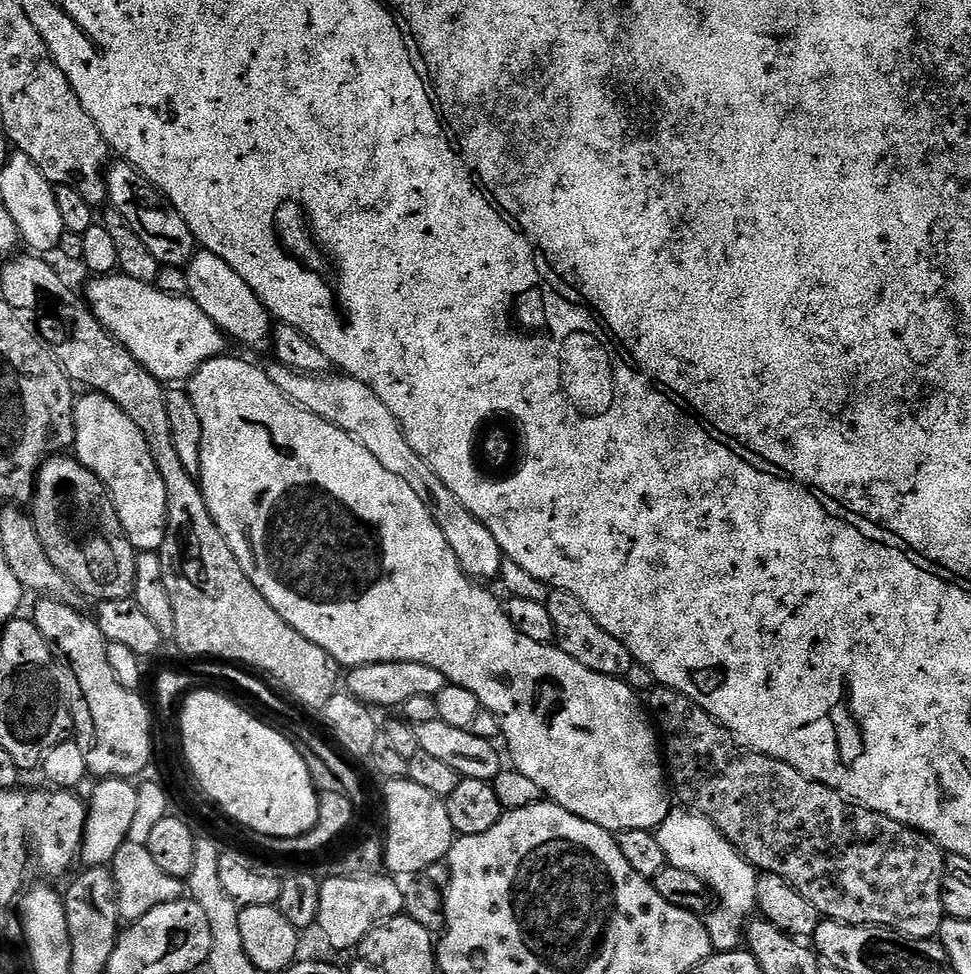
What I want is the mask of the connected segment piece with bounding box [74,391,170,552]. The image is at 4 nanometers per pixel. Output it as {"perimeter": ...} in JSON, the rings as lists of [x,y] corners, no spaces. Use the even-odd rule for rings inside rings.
{"perimeter":[[[89,391],[84,395],[88,396],[81,395],[76,401],[74,455],[80,464],[89,468],[108,489],[108,494],[118,510],[118,518],[133,548],[137,552],[159,552],[170,513],[166,502],[166,482],[162,482],[162,474],[158,474],[158,466],[154,466],[154,458],[150,458],[150,446],[142,430],[134,426],[134,418],[126,415],[113,400],[106,398],[100,392]]]}

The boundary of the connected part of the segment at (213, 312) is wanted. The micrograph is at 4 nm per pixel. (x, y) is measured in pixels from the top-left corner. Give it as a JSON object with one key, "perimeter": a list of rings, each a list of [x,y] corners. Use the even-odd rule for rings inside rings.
{"perimeter":[[[197,251],[186,265],[188,273],[188,296],[218,326],[229,341],[237,340],[248,348],[260,348],[269,343],[274,327],[273,317],[264,304],[256,297],[254,290],[238,278],[238,274],[218,254]]]}

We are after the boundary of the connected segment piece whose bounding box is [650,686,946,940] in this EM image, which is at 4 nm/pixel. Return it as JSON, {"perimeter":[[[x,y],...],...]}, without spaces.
{"perimeter":[[[656,686],[650,699],[651,715],[662,733],[666,768],[675,799],[677,796],[683,807],[705,816],[753,868],[786,878],[786,882],[799,890],[806,902],[816,907],[821,917],[836,920],[839,924],[890,928],[907,934],[913,940],[939,937],[946,919],[942,906],[942,874],[946,856],[935,840],[905,824],[871,812],[861,804],[853,804],[833,788],[806,779],[801,772],[780,760],[745,748],[689,696]]]}

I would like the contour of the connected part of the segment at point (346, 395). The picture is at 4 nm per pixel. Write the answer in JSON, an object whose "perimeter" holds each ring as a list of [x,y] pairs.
{"perimeter":[[[279,362],[267,365],[266,371],[270,382],[274,382],[282,394],[286,394],[300,408],[350,433],[359,444],[366,446],[366,450],[370,450],[370,454],[374,454],[374,458],[378,458],[378,462],[382,462],[382,466],[386,466],[386,470],[390,470],[390,474],[398,474],[398,478],[402,478],[402,482],[406,482],[410,490],[422,498],[426,510],[430,510],[442,534],[446,534],[446,542],[450,542],[450,550],[454,550],[467,576],[476,582],[495,581],[499,577],[500,567],[506,557],[500,551],[498,542],[494,542],[494,534],[490,534],[490,530],[486,530],[486,526],[474,518],[466,506],[462,506],[459,498],[444,485],[442,478],[438,478],[429,464],[412,449],[394,414],[390,414],[386,402],[382,402],[382,398],[378,398],[370,386],[343,374],[295,372],[293,368],[287,368]]]}

